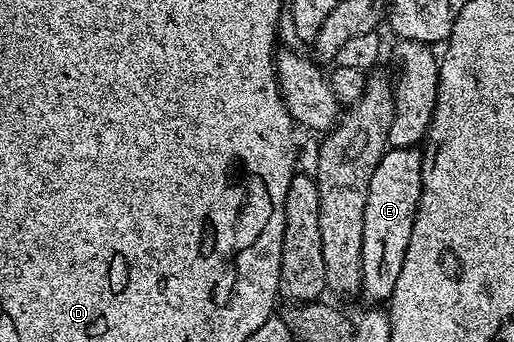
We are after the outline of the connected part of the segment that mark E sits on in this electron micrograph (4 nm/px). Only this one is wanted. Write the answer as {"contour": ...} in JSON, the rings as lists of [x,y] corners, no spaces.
{"contour":[[[416,147],[389,148],[374,169],[362,223],[360,293],[368,303],[387,302],[394,291],[394,283],[398,283],[402,259],[406,259],[406,247],[410,247],[410,235],[414,231],[414,219],[424,190],[423,171],[424,158]]]}

